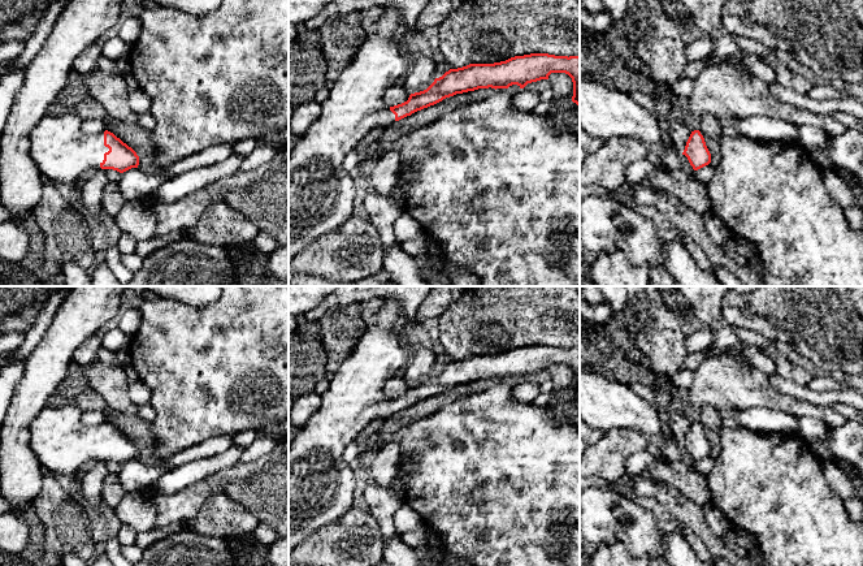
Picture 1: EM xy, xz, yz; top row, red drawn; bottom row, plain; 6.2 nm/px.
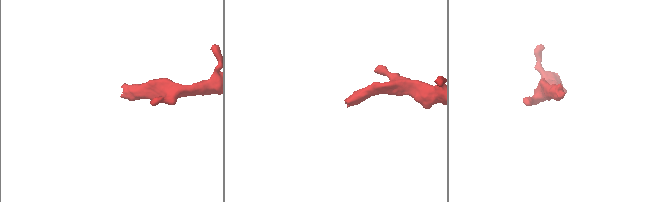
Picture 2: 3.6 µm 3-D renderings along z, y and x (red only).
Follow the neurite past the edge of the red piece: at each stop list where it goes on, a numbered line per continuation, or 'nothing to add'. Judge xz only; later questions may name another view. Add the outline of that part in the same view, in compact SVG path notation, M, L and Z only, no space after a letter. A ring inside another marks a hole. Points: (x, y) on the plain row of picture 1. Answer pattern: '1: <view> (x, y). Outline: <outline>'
1: xz (321, 487). Outline: M383 299L383 304L374 316L374 323L367 325L351 355L339 366L329 389L321 396L321 406L309 422L302 427L289 445L289 552L307 540L317 530L335 523L352 509L357 497L361 479L355 466L343 462L346 446L356 440L357 435L377 418L387 419L395 414L395 406L385 397L382 389L395 372L409 363L409 350L398 337L398 321L407 317L403 307L395 299Z

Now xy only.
1: xy (63, 444). Outline: M75 403L58 407L45 406L30 424L30 445L44 471L53 475L73 475L84 463L101 461L104 445L104 424L87 427L81 422L83 411Z

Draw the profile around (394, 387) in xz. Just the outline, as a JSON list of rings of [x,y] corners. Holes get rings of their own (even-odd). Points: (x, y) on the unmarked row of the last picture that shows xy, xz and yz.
[[[391,377],[386,381],[382,393],[387,398],[394,398],[408,392],[409,384],[403,377]]]

